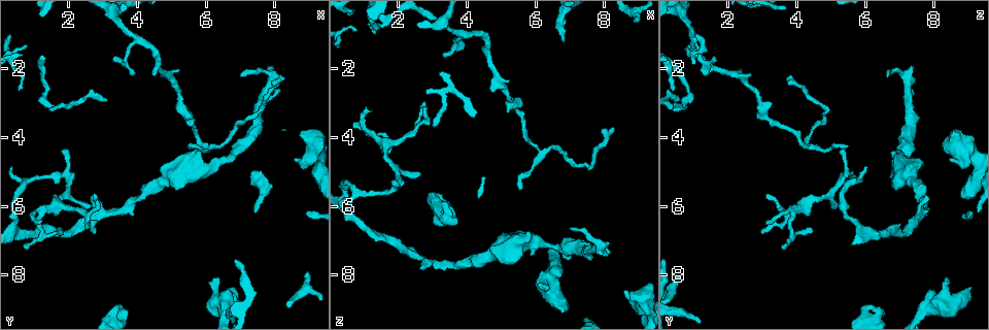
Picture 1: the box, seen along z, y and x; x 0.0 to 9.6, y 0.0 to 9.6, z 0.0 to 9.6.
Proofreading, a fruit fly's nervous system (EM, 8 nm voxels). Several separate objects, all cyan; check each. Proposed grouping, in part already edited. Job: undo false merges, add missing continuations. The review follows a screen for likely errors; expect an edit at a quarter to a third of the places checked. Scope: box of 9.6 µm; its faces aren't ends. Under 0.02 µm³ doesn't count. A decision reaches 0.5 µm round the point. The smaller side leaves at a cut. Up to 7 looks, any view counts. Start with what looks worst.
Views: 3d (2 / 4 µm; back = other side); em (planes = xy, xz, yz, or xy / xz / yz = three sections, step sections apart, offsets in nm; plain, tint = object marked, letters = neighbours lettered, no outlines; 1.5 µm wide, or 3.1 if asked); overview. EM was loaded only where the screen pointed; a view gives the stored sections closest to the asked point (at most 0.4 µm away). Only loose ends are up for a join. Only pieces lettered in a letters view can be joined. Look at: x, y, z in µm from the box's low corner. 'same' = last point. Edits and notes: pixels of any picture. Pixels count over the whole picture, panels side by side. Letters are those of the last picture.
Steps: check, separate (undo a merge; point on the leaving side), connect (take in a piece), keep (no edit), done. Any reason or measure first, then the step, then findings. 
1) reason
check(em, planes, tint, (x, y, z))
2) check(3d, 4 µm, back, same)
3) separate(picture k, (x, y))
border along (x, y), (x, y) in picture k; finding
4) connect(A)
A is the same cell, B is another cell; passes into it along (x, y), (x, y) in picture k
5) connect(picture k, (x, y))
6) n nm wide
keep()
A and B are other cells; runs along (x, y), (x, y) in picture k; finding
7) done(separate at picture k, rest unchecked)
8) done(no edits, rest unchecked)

thick end
check(3d, 2 µm, (6.75, 8.35, 9.05))

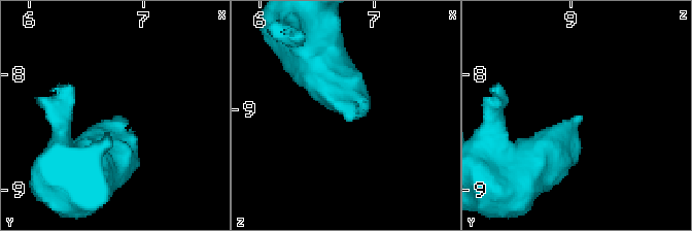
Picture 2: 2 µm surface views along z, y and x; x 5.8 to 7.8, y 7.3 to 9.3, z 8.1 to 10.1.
need the tissue
check(em, yz, step 4, letters, (6.80, 8.36, 9.10))

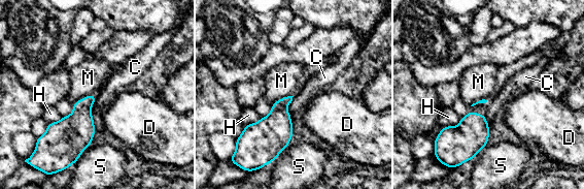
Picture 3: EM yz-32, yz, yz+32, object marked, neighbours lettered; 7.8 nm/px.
keep()
C, D, H, M and S are other cells; border along (485, 114), (485, 120), (488, 125) in picture 3; no lettered piece goes on from it

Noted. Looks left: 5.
tapers out
check(3d, 4 µm, (2.55, 6.00, 5.00))

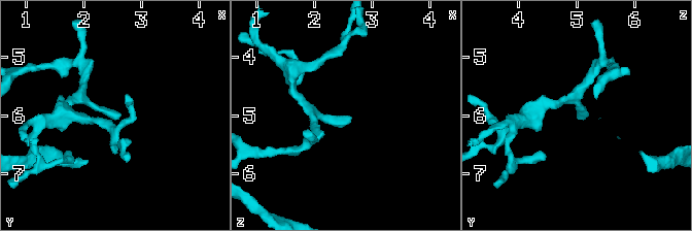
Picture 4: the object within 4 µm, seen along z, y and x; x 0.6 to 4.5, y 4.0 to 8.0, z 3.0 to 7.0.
shape alone is not enough
check(em, xz, step 4, letters, (2.60, 6.05, 5.00))

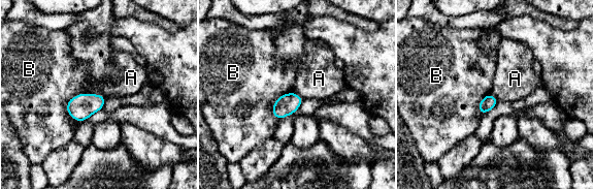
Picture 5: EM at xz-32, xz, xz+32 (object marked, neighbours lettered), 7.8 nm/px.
another direction
check(em, planes, letters, same)

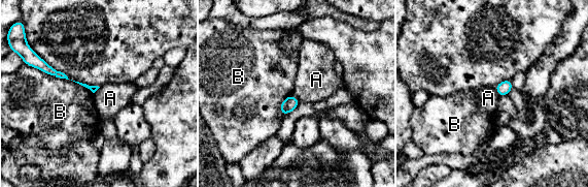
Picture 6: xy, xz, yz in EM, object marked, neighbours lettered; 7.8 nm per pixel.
B touches over 300 nm
keep()
A and B are other cells; border along (493, 87), (499, 96) in picture 6; none of them fits

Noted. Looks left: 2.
tapers out
check(3d, 4 µm, (2.70, 5.65, 3.10))

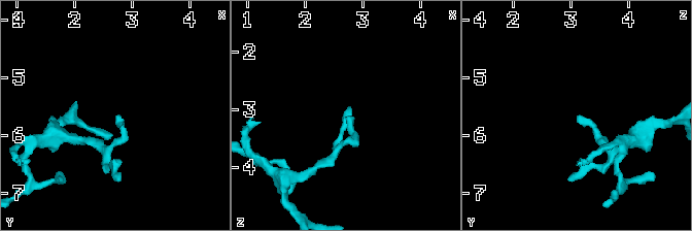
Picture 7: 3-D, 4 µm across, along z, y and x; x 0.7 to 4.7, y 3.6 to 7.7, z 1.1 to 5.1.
now the EM
check(em, planes, letters, (2.75, 5.65, 3.15))

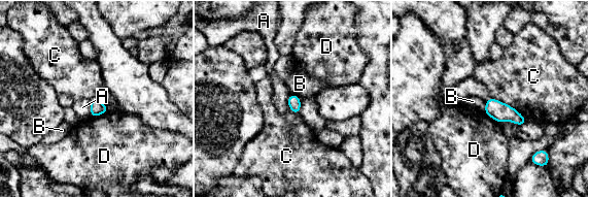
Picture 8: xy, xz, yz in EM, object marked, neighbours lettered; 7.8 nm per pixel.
C touches over 340 nm
keep()
A, B, C and D are other cells; border along (490, 96), (513, 106), (526, 121) in picture 8; no lettered piece goes on from it

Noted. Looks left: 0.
done(no edits, rest unchecked)

